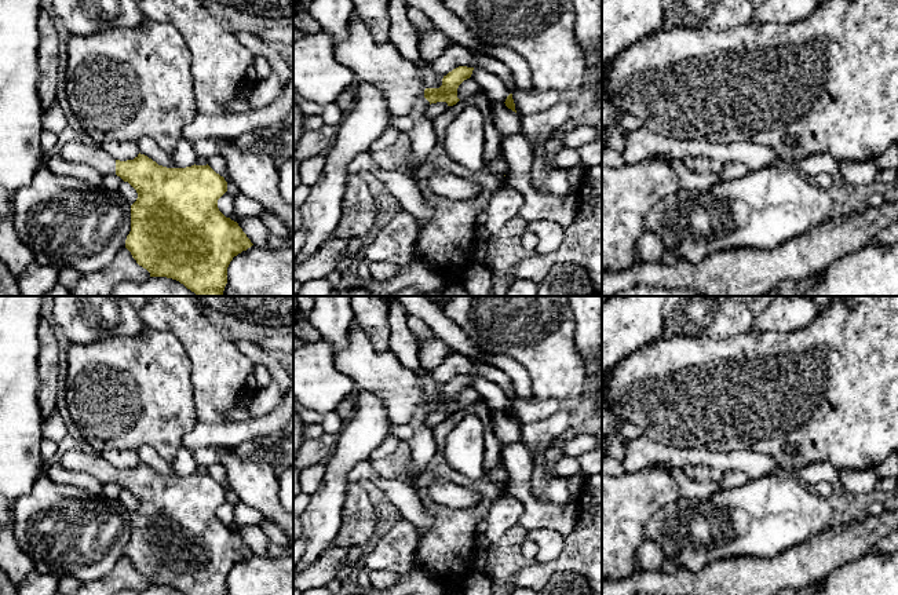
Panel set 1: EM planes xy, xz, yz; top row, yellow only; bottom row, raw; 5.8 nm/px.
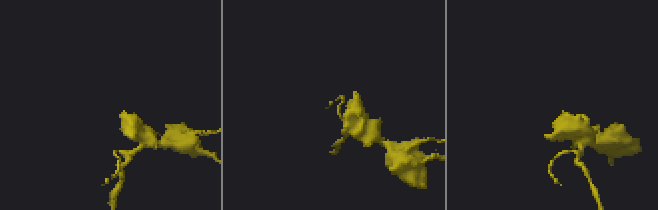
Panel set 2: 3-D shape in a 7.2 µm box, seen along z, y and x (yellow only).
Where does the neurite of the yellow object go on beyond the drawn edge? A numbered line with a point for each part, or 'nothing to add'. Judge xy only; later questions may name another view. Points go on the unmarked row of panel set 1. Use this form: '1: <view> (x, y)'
1: xy (94, 464)

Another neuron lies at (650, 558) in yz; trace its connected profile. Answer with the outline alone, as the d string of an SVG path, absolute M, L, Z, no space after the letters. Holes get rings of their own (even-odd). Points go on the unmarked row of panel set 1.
M645 540L638 550L638 570L662 572L664 559L661 545L651 540Z

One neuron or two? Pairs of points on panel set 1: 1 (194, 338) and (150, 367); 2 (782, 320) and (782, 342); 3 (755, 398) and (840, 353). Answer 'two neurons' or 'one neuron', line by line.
1: two neurons
2: two neurons
3: one neuron

